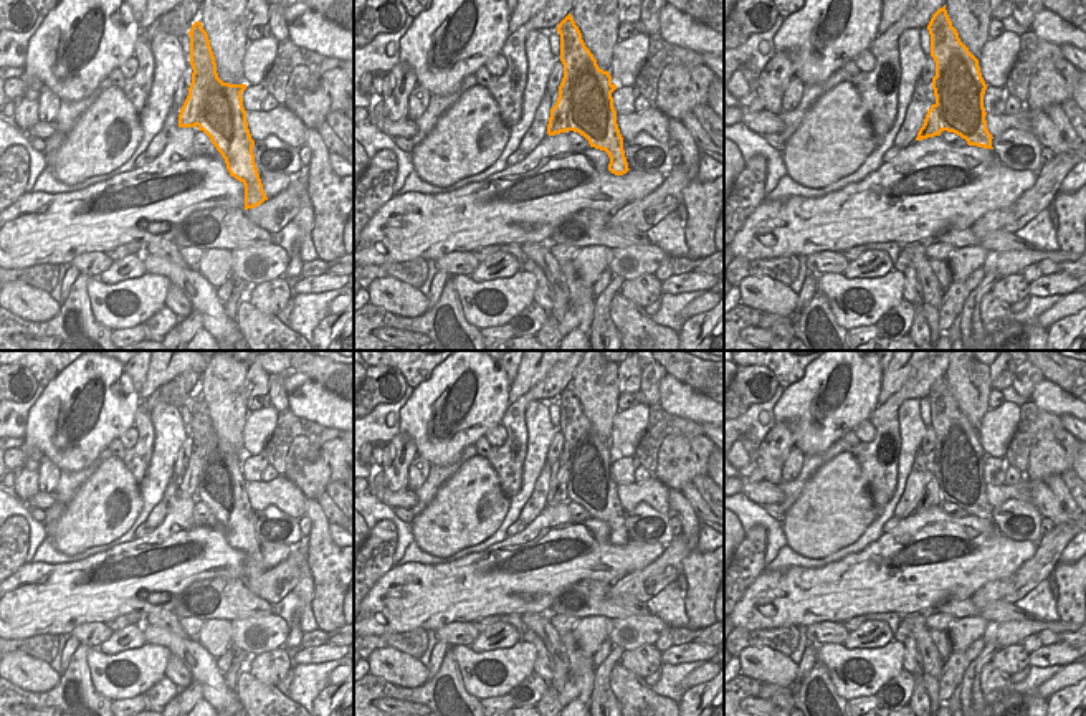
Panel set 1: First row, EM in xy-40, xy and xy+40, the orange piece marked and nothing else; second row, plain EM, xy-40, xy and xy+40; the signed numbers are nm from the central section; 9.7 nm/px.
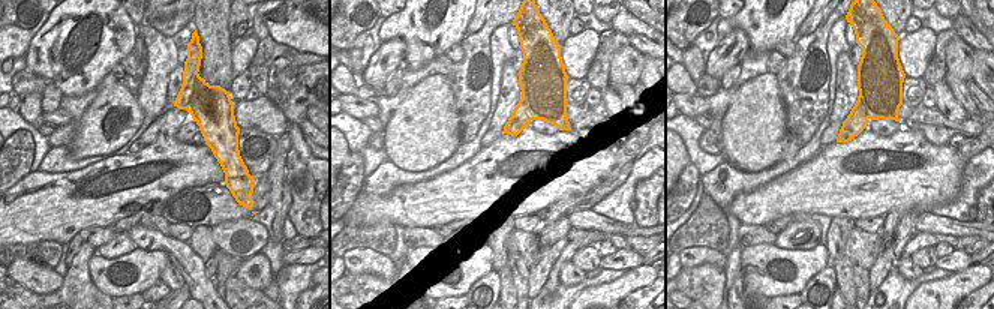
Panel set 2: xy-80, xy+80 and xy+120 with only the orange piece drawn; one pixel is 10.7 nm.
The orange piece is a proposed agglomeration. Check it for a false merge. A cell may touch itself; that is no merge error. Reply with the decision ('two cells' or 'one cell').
two cells

